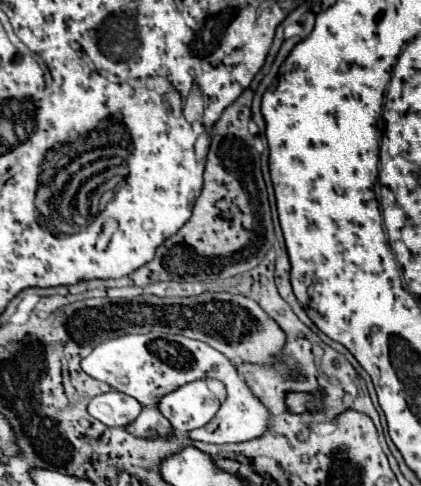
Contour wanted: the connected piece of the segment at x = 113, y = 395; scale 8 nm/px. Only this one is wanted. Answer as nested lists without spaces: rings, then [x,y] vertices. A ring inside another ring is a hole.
[[[110,390],[90,400],[88,412],[106,426],[128,426],[140,414],[140,404],[128,394]]]

